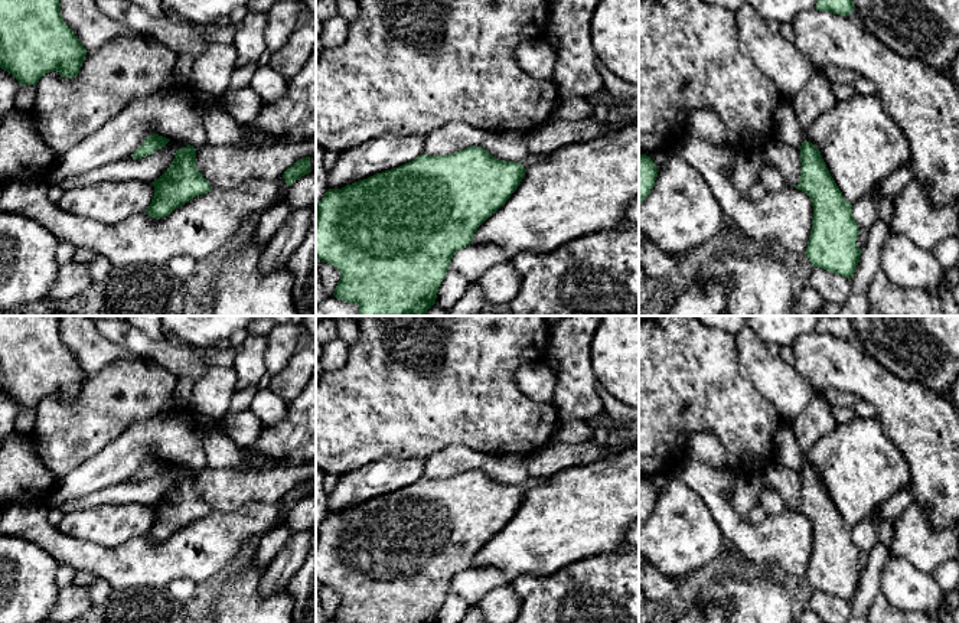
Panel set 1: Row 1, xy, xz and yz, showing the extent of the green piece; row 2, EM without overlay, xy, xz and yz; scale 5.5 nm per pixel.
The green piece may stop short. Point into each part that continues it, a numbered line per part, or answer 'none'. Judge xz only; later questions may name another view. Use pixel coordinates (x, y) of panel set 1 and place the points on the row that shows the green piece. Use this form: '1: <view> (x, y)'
none

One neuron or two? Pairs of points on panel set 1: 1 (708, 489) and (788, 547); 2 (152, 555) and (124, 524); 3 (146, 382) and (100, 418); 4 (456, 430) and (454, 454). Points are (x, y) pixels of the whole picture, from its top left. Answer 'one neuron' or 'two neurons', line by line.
1: one neuron
2: two neurons
3: one neuron
4: two neurons

